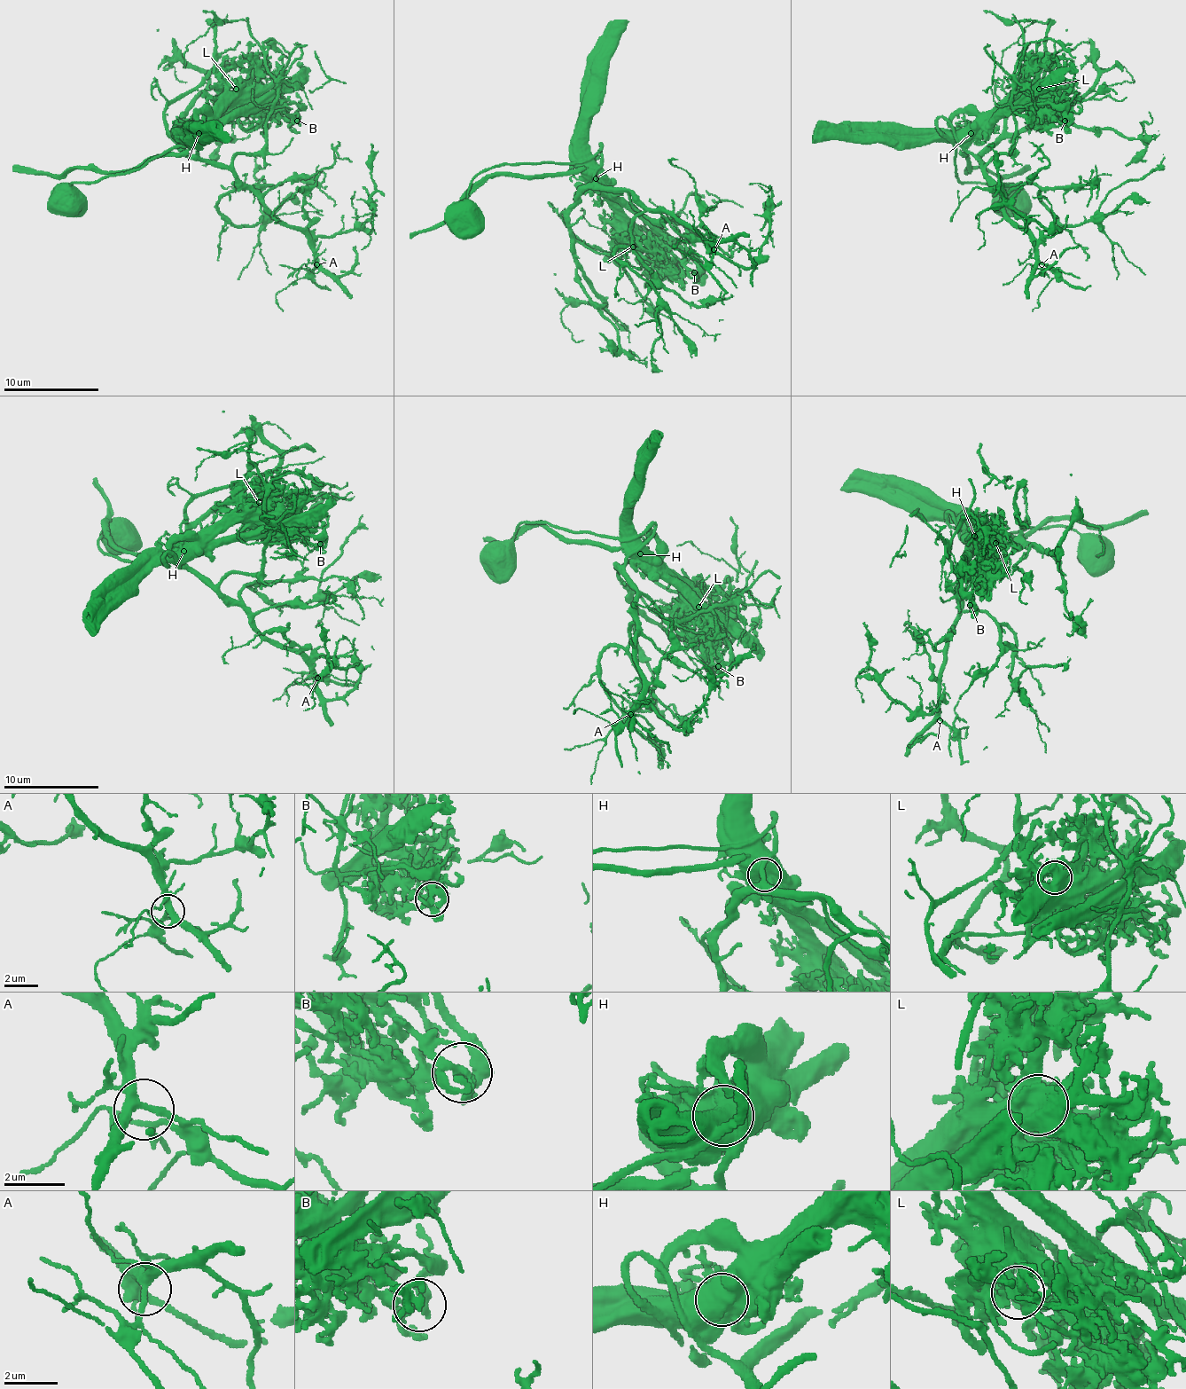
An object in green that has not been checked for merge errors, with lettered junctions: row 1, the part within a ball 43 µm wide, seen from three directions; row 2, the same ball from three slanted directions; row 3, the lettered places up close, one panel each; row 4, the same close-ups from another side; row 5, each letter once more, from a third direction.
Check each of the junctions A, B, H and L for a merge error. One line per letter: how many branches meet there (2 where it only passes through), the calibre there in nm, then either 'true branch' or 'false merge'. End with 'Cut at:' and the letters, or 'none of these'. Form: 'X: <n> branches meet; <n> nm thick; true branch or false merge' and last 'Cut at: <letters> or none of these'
A: 4 branches meet; 300 nm thick; true branch
B: 4 branches meet; 240 nm thick; false merge
H: 2 branches meet; 900 nm thick; false merge
L: 2 branches meet; 190 nm thick; true branch
Cut at: B, H

